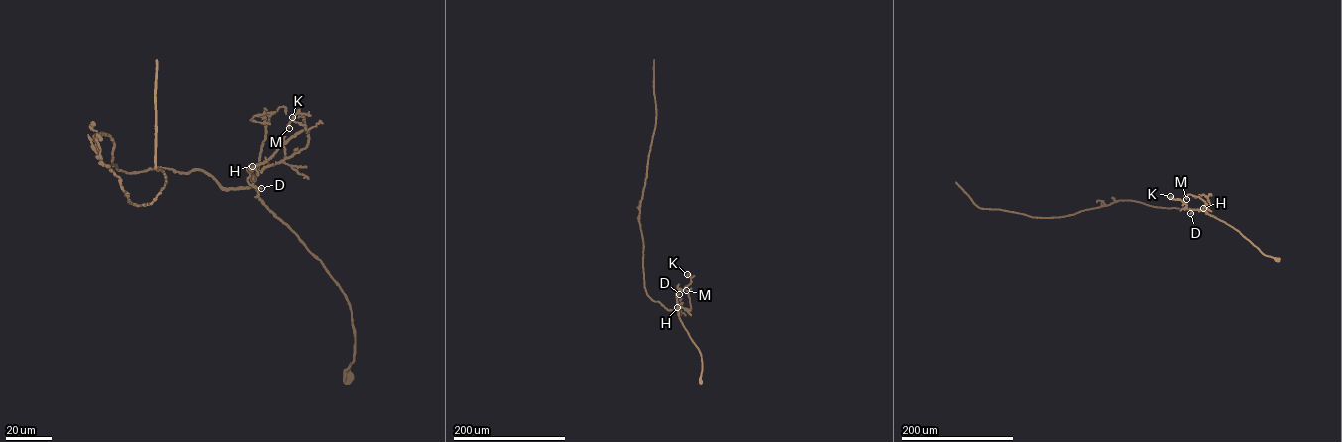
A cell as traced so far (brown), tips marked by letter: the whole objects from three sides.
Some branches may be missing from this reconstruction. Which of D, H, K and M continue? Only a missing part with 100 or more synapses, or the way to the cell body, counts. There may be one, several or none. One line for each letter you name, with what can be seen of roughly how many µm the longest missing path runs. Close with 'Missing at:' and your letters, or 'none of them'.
Missing at: none of them

